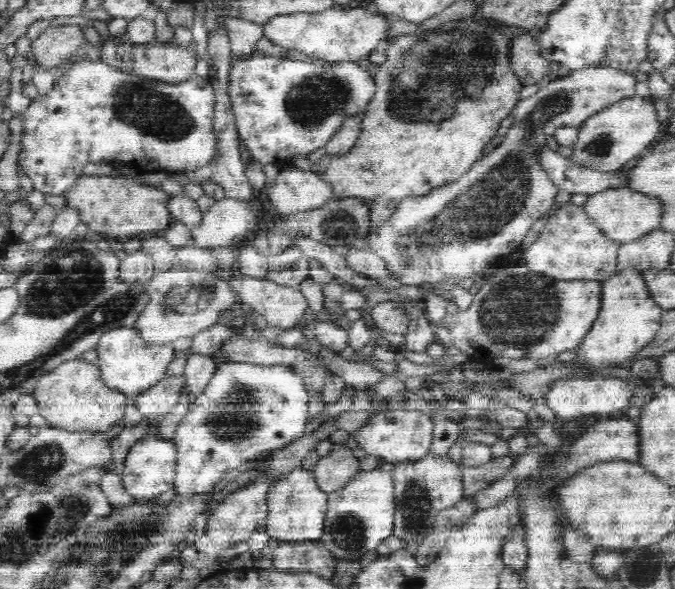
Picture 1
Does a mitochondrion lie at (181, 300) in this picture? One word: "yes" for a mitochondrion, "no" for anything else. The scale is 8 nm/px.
yes

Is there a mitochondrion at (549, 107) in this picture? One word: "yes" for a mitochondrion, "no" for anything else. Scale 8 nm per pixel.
yes

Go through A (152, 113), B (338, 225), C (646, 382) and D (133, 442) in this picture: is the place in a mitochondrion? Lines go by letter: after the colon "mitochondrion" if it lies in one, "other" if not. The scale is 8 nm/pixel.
A: mitochondrion
B: mitochondrion
C: other
D: other

